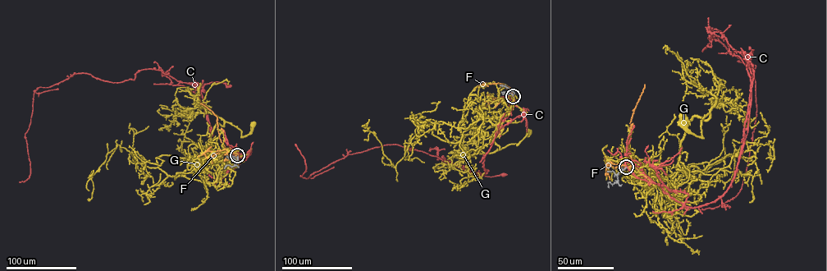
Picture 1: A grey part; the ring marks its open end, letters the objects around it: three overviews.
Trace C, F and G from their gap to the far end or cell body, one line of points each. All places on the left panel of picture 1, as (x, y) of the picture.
C: (238, 155), (237, 163), (220, 181), (209, 175), (212, 130), (201, 90), (204, 84), (212, 82), (228, 85)
F: (238, 155), (221, 141), (217, 117), (200, 103)
G: (237, 155), (213, 183), (168, 176), (156, 160), (203, 155), (217, 123), (235, 126), (241, 137), (253, 124)

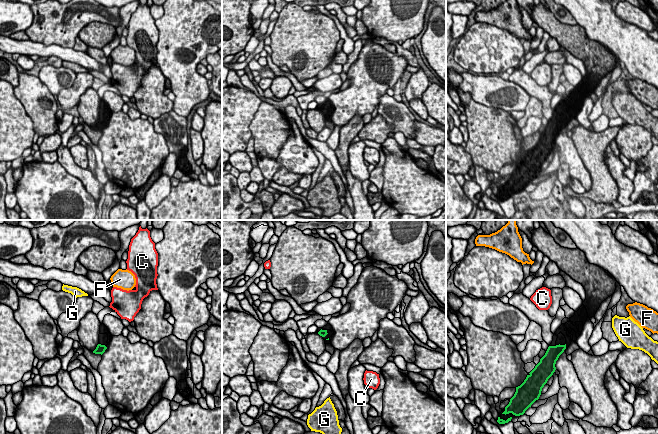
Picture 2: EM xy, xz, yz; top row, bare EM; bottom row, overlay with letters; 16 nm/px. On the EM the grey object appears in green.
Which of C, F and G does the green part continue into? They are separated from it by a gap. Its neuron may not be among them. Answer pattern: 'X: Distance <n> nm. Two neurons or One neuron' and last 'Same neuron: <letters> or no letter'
C: Distance 500 nm. Two neurons
F: Distance 950 nm. Two neurons
G: Distance 800 nm. Two neurons
Same neuron: no letter

